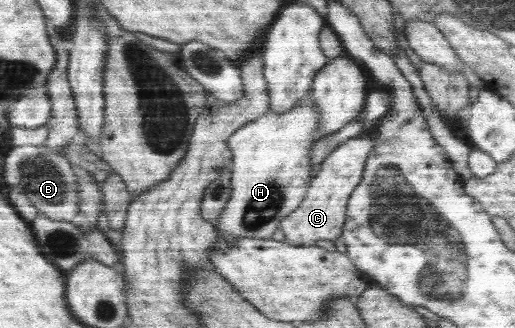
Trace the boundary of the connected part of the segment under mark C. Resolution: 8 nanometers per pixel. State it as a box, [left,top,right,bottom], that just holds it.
[281,133,373,246]

